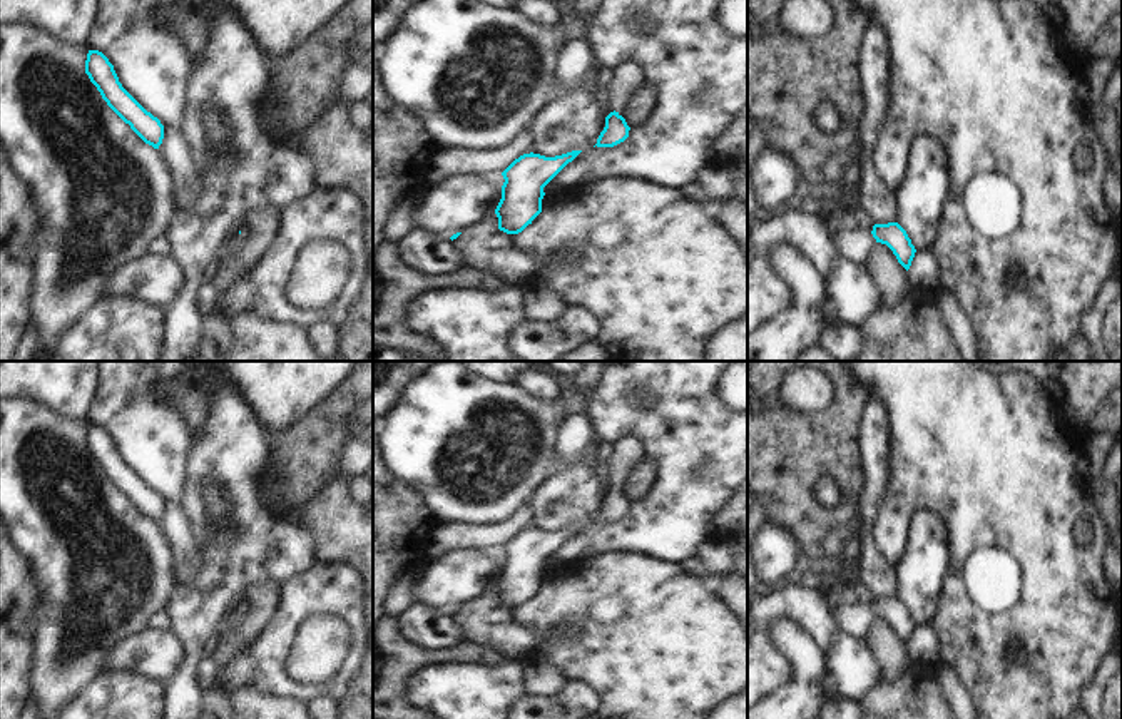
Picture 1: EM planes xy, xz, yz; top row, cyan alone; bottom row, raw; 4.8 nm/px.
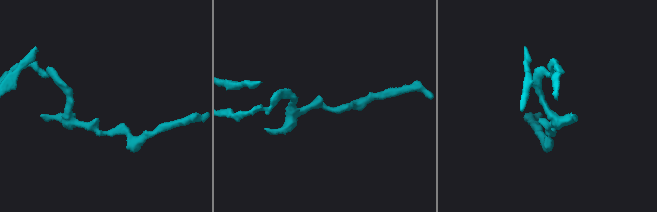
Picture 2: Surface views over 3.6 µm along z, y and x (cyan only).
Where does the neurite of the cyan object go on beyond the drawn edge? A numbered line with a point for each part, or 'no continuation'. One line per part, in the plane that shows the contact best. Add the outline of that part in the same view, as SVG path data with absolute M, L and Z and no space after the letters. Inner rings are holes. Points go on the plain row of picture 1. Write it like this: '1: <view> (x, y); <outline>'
1: xz (627, 450); M627 435L619 438L614 443L614 453L609 468L610 487L615 485L619 490L622 490L625 477L642 456L642 445L635 436Z

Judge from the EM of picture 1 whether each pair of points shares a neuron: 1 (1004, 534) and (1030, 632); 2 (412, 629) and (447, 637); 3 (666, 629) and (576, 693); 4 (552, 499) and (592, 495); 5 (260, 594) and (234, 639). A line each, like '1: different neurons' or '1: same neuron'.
1: same neuron
2: same neuron
3: different neurons
4: same neuron
5: same neuron

